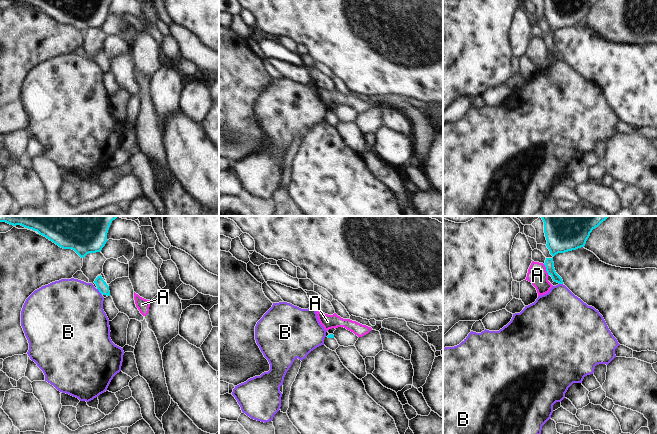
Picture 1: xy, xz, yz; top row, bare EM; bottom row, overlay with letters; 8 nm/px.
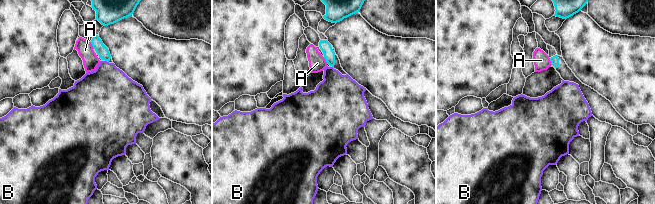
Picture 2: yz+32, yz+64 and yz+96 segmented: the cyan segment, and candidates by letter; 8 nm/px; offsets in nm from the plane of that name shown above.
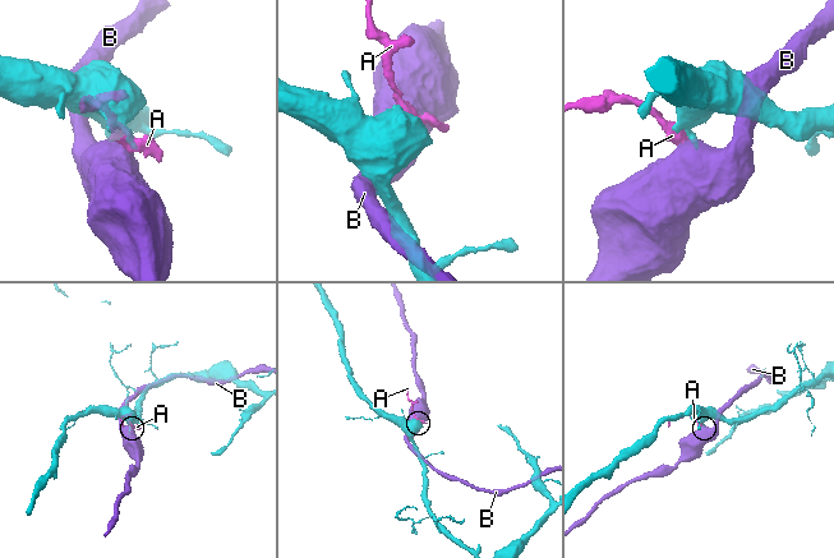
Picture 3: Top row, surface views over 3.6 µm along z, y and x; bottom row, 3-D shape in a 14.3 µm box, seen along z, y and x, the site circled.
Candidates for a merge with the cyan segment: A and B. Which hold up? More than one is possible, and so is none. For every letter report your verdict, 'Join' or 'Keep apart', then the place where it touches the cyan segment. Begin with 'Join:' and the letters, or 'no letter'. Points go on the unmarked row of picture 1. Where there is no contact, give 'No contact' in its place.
Join: no letter
A: Keep apart. Touches cyan at yz (546, 46)
B: Keep apart. Touches cyan at xy (99, 67).

